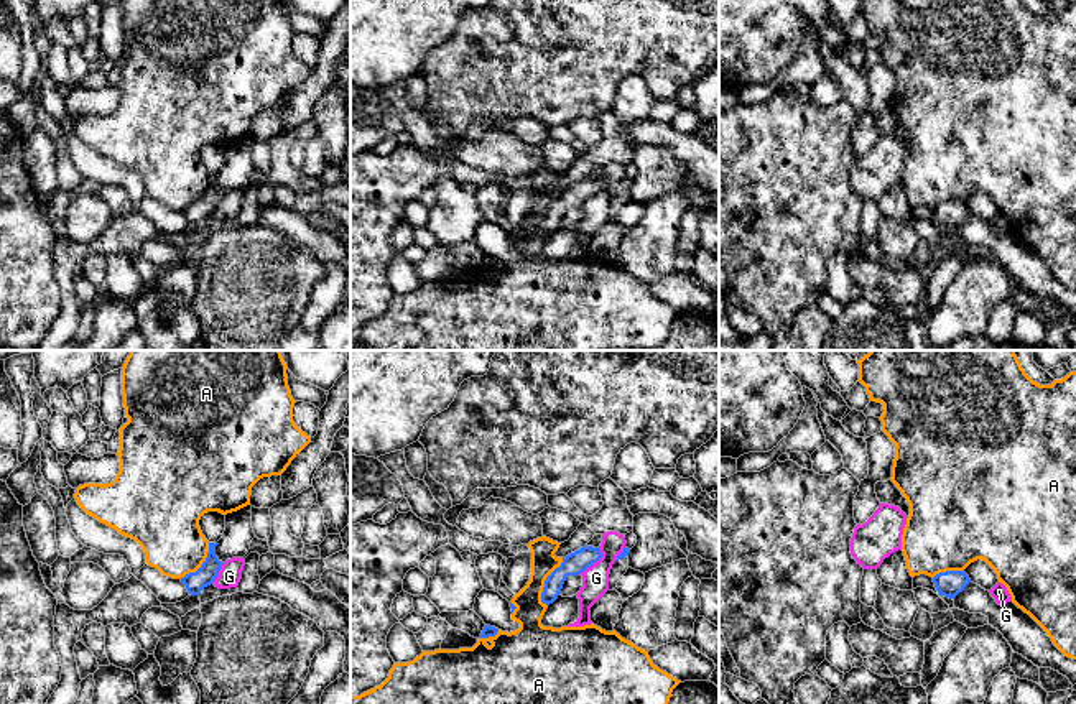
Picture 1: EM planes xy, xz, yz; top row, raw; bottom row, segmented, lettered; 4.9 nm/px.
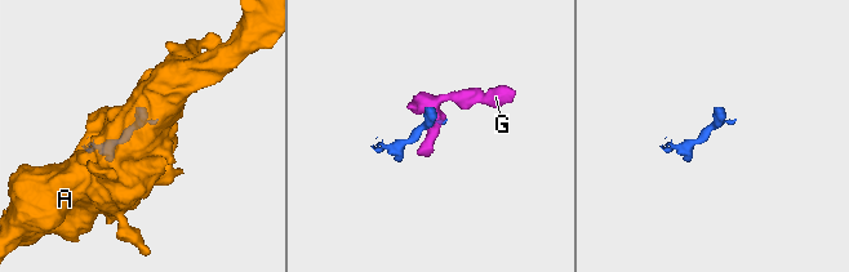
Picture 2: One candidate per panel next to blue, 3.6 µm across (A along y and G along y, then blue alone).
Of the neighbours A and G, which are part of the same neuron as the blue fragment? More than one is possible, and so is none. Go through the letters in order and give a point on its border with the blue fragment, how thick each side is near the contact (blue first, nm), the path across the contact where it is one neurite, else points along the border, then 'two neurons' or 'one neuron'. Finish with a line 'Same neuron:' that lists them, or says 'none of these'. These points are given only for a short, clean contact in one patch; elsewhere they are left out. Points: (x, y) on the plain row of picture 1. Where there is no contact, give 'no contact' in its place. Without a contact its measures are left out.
A: contact xz (545, 214); calibres 110 and 140 nm; two neurons
G: contact xz (594, 193); calibres 110 and 130 nm; border xz (599, 180), (601, 188), (579, 204); two neurons
Same neuron: none of these

